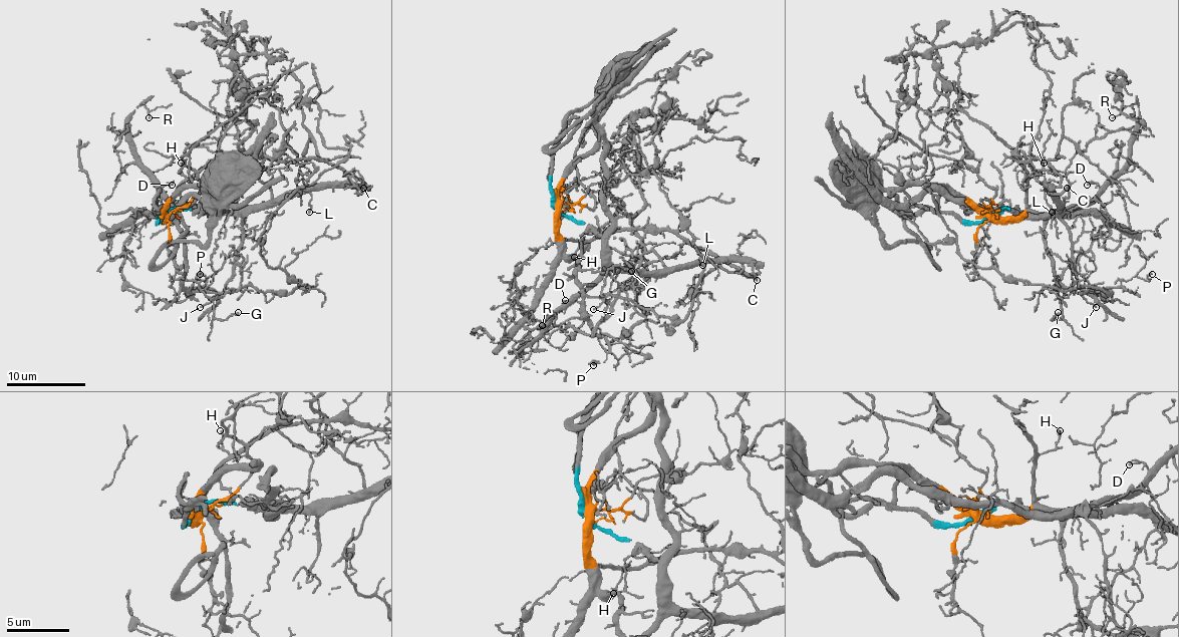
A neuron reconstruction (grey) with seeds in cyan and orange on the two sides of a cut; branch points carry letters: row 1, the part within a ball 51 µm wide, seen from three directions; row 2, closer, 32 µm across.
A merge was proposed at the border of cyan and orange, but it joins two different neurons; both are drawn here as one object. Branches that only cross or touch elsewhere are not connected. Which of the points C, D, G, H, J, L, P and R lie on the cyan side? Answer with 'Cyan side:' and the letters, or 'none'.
Cyan side: C, D, L, R

